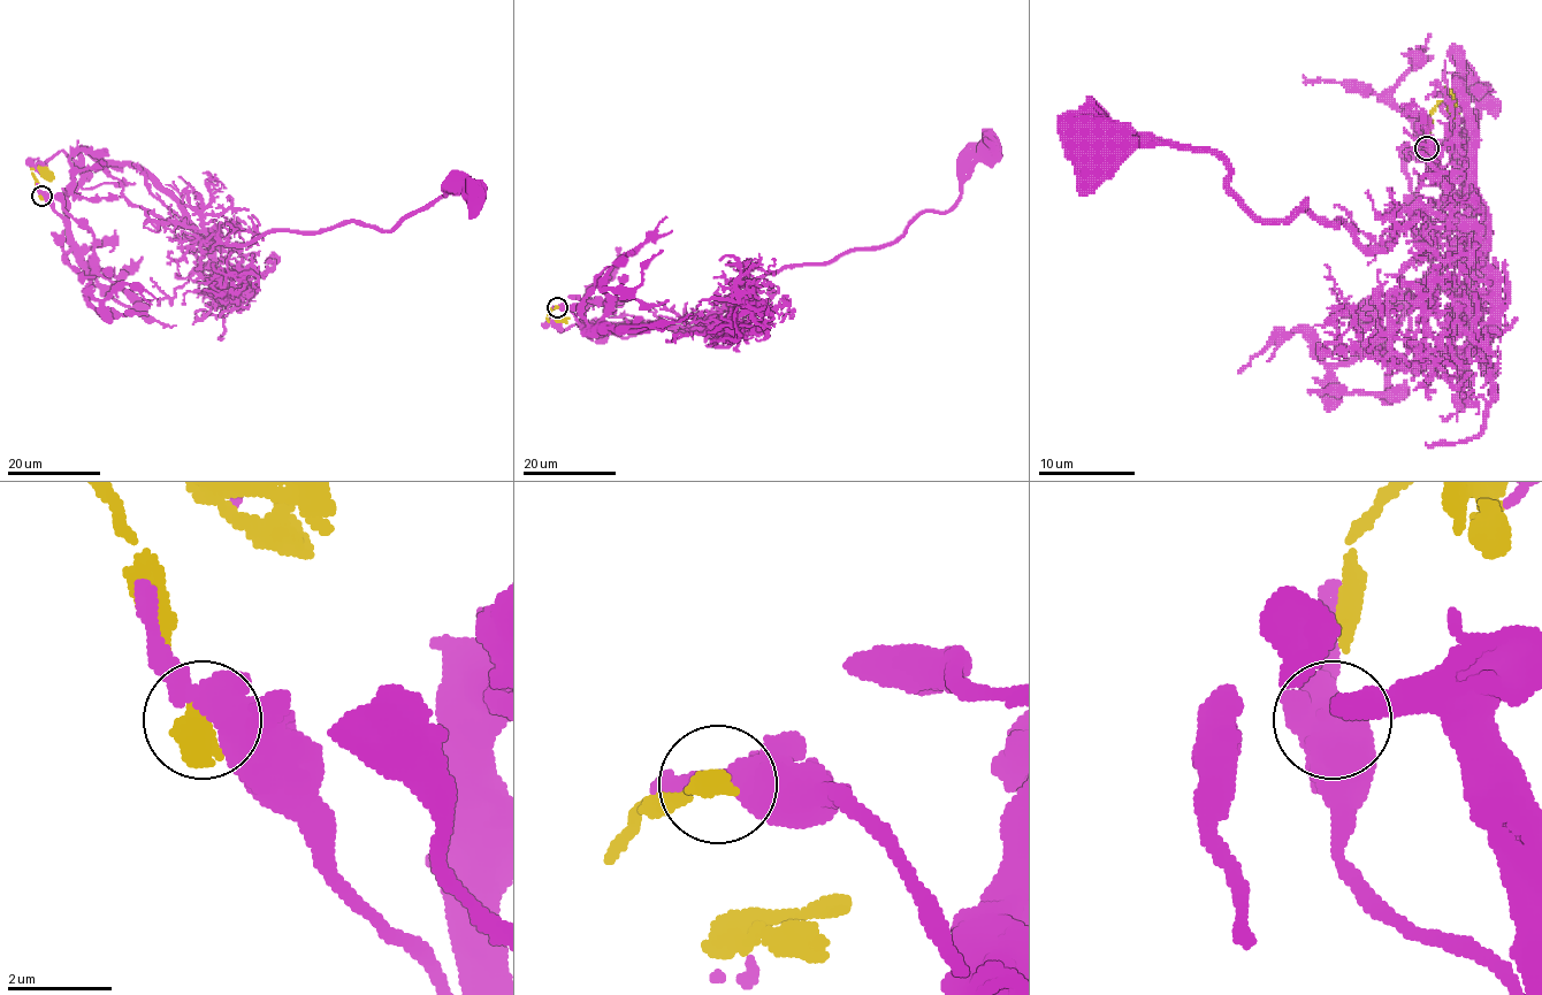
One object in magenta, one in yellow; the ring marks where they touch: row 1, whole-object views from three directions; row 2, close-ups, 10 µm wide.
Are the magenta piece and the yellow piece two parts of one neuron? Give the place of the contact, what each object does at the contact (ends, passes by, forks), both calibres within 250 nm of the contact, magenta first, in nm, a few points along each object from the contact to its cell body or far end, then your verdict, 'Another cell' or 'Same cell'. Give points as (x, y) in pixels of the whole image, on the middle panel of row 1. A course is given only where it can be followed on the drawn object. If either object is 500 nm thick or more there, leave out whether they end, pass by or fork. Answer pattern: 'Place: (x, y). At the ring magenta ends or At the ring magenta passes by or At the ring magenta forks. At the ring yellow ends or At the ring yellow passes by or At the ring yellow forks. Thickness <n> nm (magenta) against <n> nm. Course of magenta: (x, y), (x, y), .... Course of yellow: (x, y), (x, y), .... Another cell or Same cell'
Place: (557, 307). Thickness 600 nm (magenta) against 500 nm. Course of magenta: (557, 307), (597, 331), (596, 320), (699, 330), (741, 285), (892, 244), (924, 212), (946, 212), (991, 148). Course of yellow: (557, 307), (551, 310), (549, 321), (570, 319). Another cell

